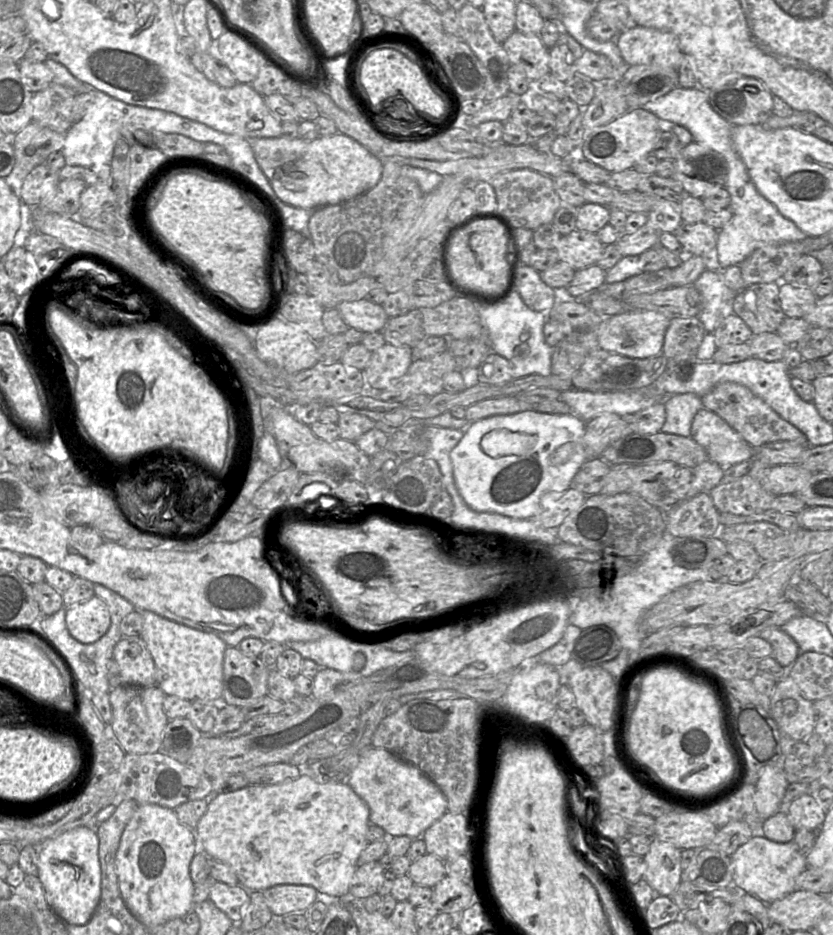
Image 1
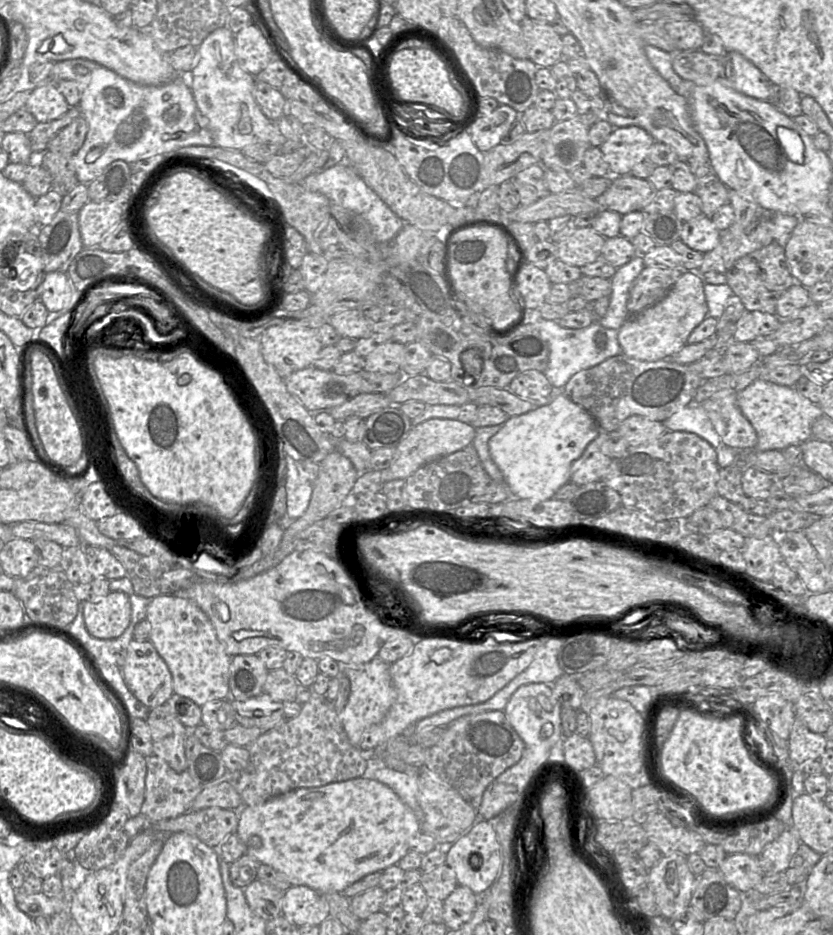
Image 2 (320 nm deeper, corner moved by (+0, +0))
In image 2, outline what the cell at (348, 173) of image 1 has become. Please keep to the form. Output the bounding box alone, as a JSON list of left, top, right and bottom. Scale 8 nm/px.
[189,27,279,151]

